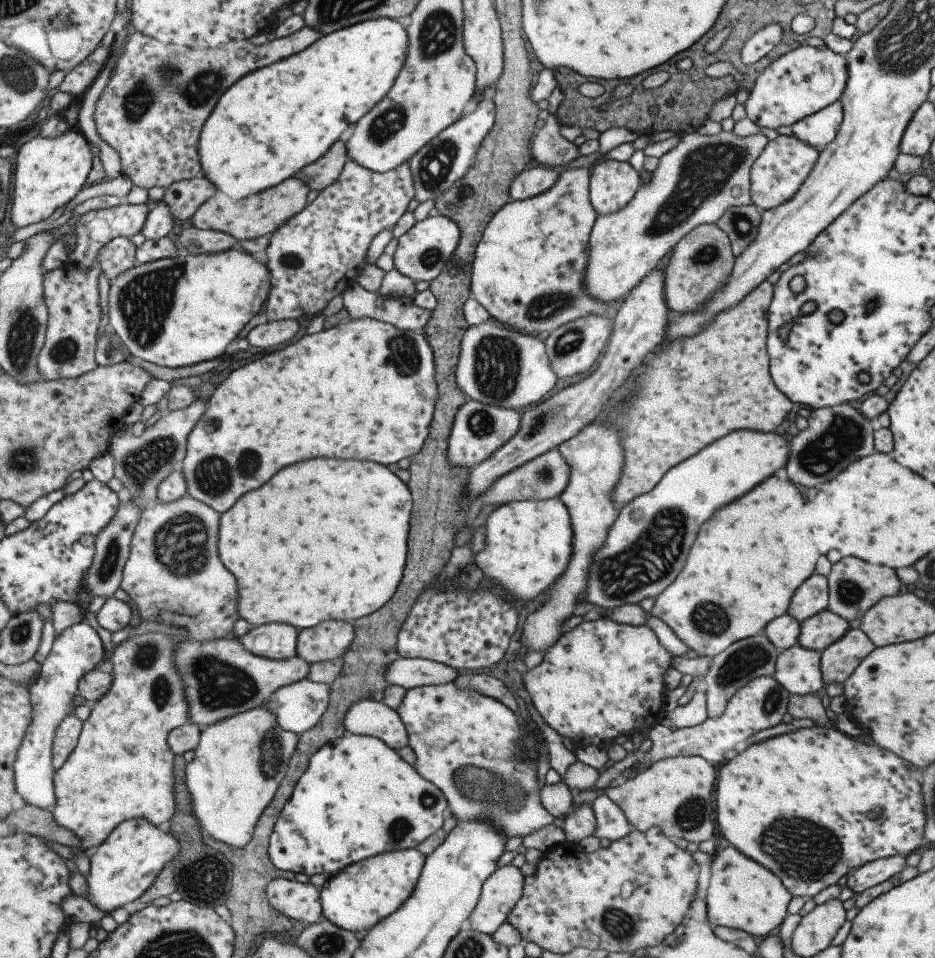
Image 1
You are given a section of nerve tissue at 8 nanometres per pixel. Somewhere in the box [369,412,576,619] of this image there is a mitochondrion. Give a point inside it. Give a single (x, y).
(544, 474)

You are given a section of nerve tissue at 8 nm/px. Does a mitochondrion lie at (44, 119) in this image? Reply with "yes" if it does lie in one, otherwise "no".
no

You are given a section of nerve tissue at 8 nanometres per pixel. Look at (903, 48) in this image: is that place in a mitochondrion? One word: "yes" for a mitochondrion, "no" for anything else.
yes

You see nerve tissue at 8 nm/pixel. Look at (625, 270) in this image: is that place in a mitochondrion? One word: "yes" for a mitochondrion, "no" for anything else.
no

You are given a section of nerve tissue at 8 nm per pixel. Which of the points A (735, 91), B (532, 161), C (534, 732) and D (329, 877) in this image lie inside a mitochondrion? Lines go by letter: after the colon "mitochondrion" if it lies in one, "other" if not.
A: other
B: other
C: other
D: other

